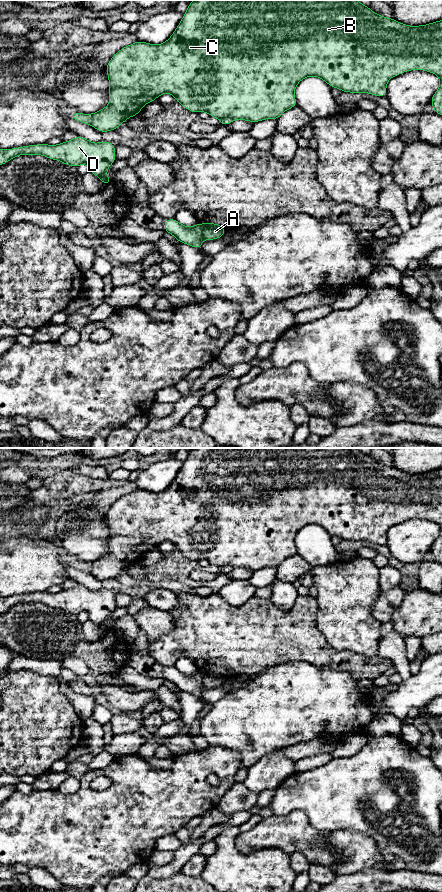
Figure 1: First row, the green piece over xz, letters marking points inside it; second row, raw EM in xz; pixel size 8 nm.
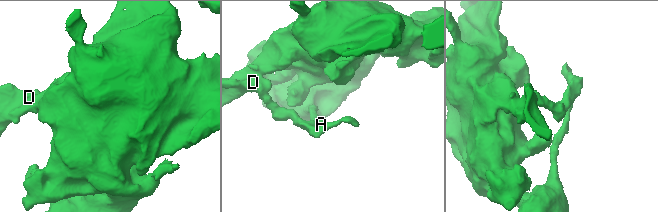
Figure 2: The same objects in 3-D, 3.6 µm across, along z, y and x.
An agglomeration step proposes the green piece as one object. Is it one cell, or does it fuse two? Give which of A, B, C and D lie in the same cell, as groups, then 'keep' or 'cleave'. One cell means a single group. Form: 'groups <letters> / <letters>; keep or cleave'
groups A / B C D; cleave

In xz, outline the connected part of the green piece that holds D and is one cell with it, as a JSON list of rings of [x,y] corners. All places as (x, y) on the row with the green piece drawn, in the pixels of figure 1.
[[[76,136],[72,140],[61,142],[58,145],[36,144],[27,145],[11,149],[0,149],[0,166],[9,162],[11,159],[20,155],[42,155],[49,159],[57,160],[71,167],[79,167],[81,164],[87,164],[89,172],[101,179],[103,186],[112,183],[113,179],[106,175],[107,169],[116,160],[116,146],[108,141],[93,143],[81,136]]]

